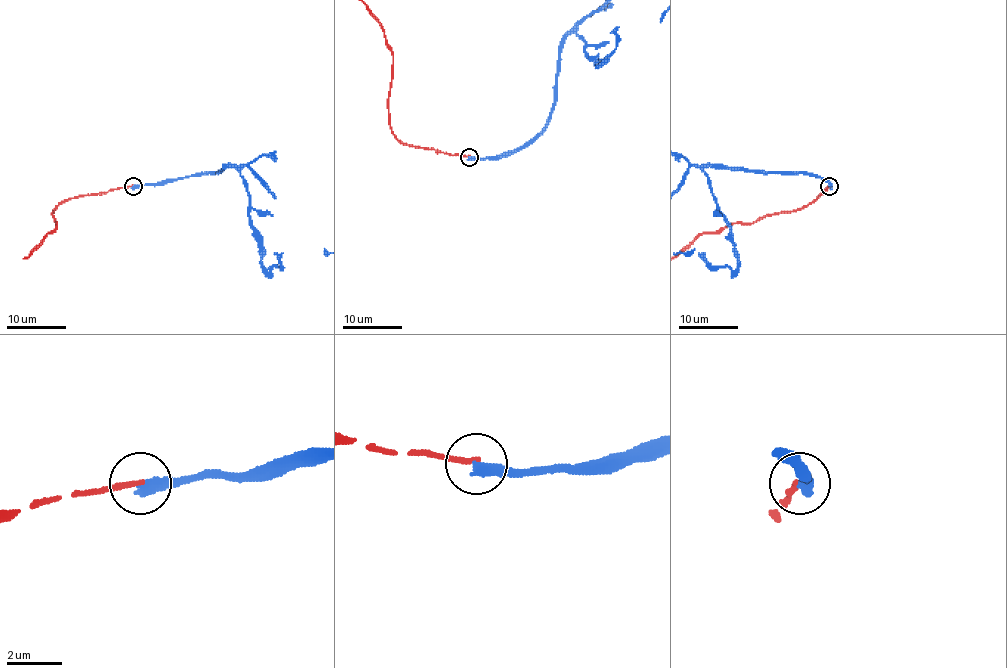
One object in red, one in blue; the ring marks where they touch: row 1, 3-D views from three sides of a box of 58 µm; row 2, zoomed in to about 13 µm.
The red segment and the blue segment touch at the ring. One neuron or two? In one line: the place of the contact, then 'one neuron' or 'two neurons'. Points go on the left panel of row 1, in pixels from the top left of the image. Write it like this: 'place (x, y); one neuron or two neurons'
place (133, 186); two neurons

